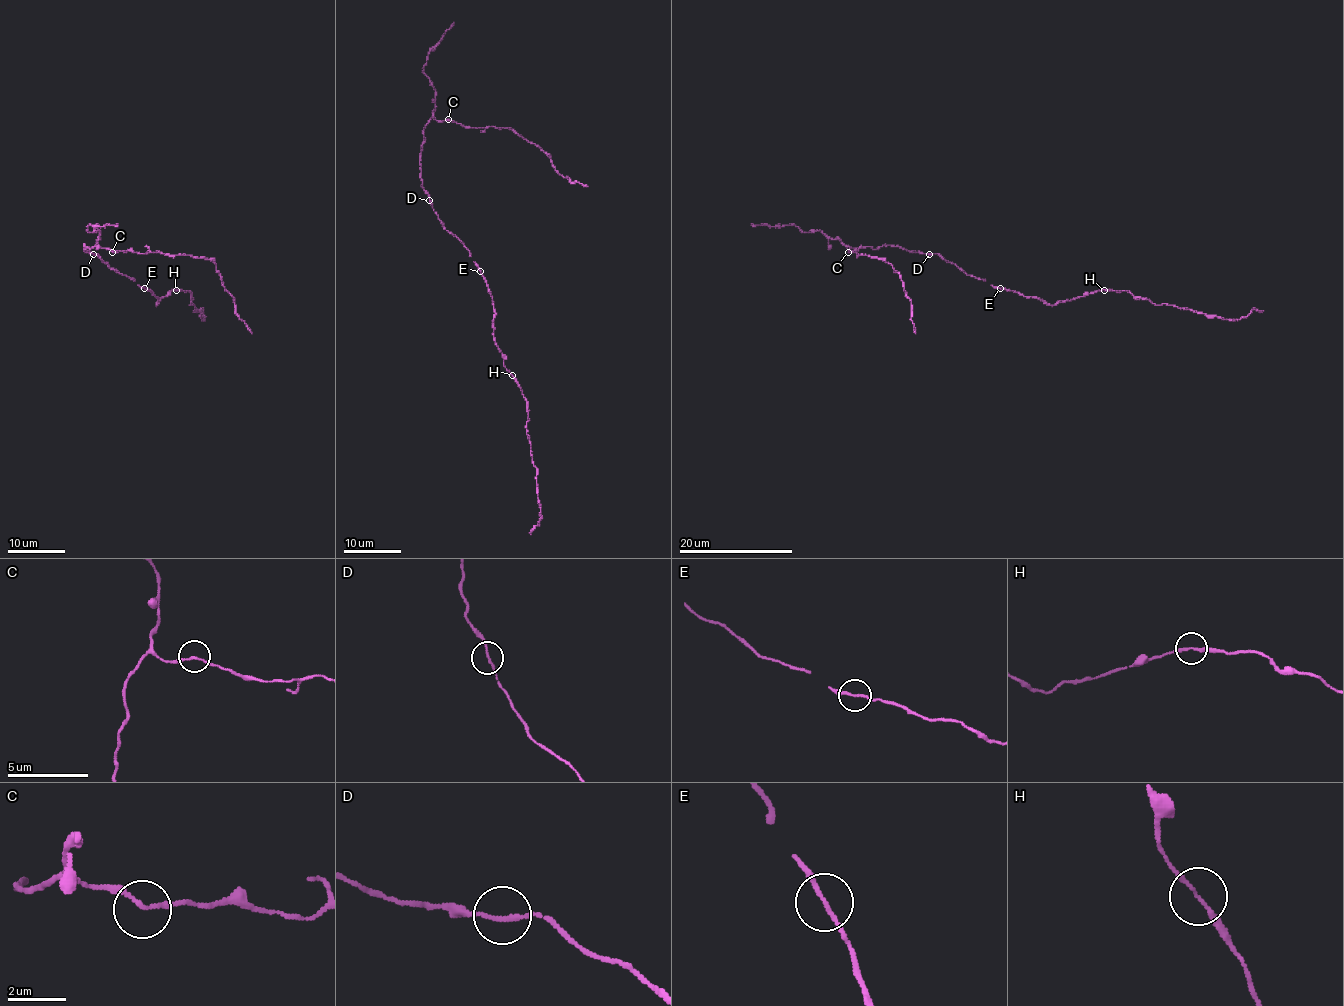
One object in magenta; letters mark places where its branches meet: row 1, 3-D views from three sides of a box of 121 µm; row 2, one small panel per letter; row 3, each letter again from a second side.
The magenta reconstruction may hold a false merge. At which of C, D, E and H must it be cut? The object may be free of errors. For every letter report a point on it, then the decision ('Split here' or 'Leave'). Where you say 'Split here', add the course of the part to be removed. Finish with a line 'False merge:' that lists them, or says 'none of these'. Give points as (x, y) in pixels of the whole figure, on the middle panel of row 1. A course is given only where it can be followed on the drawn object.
C: Place: (448, 119). Leave
D: Place: (429, 200). Leave
E: Place: (480, 271). Leave
H: Place: (512, 375). Leave
False merge: none of these

